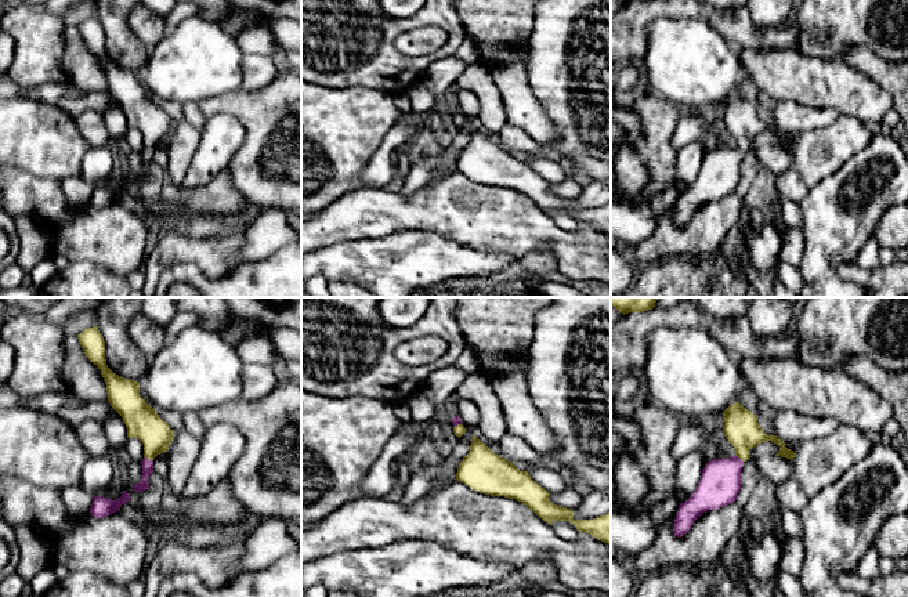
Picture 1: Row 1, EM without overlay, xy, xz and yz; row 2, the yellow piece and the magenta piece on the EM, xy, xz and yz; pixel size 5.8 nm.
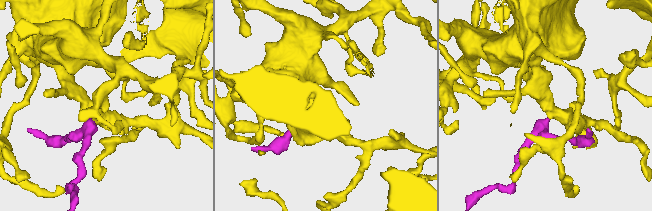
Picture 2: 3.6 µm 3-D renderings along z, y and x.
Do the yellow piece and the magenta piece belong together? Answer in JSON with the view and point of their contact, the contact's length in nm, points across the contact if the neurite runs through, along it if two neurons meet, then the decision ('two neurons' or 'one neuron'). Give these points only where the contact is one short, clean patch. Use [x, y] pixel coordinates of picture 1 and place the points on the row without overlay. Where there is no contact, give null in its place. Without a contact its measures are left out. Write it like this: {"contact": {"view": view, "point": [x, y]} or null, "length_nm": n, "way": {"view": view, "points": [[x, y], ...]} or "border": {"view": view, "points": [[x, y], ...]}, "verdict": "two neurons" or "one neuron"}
{"contact": {"view": "xy", "point": [148, 149]}, "length_nm": 60, "way": {"view": "xy", "points": [[143, 112], [149, 119], [148, 149], [147, 155]]}, "verdict": "one neuron"}

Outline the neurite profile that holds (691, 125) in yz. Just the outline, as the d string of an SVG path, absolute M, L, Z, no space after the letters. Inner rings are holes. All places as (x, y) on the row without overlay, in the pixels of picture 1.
M683 111L670 144L679 152L683 146L702 138L708 129L708 111Z

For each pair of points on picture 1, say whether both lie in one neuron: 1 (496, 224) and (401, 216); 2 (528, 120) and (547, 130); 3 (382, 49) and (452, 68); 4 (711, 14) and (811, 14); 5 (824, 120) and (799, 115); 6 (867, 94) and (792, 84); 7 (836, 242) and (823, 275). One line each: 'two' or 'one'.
1: one
2: one
3: two
4: two
5: one
6: one
7: one

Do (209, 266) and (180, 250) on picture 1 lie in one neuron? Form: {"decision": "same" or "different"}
{"decision": "same"}

